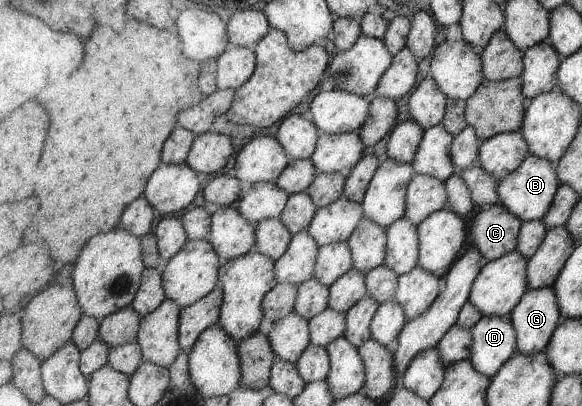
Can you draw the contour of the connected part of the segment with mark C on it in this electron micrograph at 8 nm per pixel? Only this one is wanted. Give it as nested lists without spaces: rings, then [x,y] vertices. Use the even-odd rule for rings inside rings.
[[[504,204],[487,207],[473,220],[471,244],[484,252],[487,262],[501,258],[518,248],[521,217],[511,212]]]

